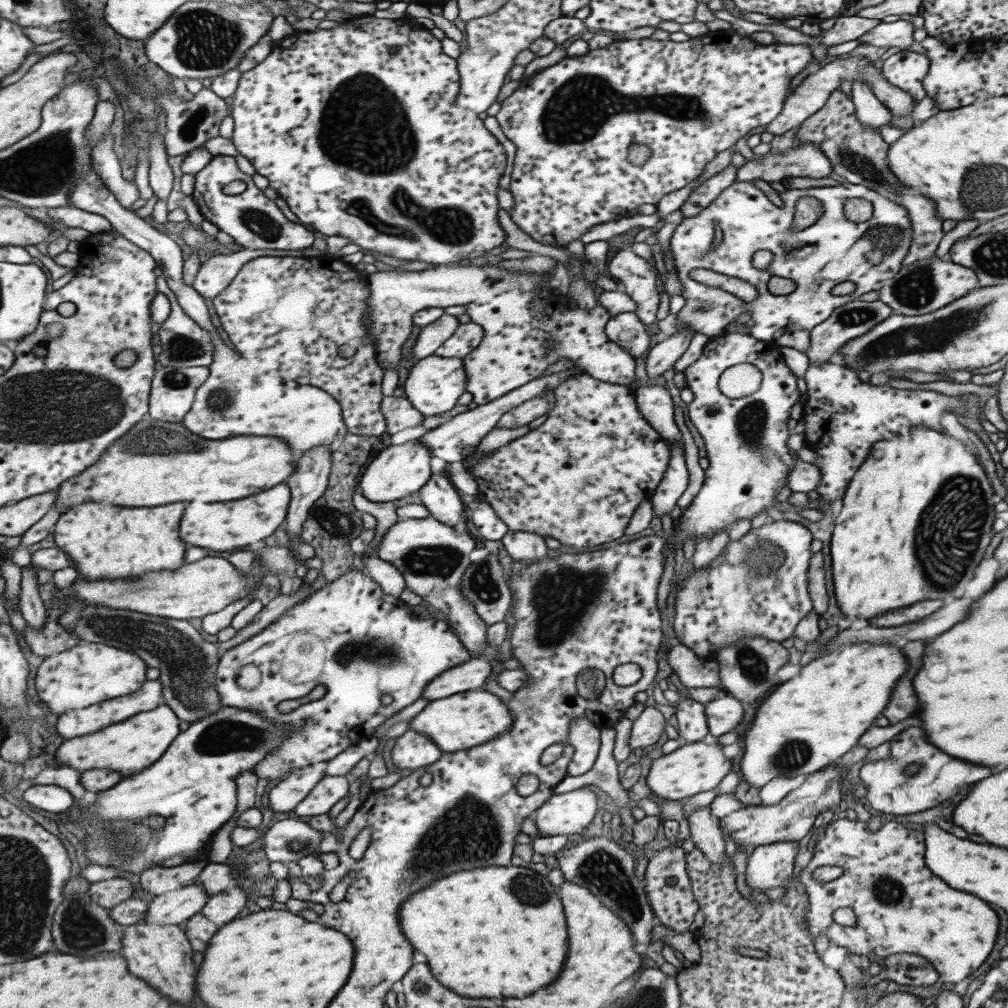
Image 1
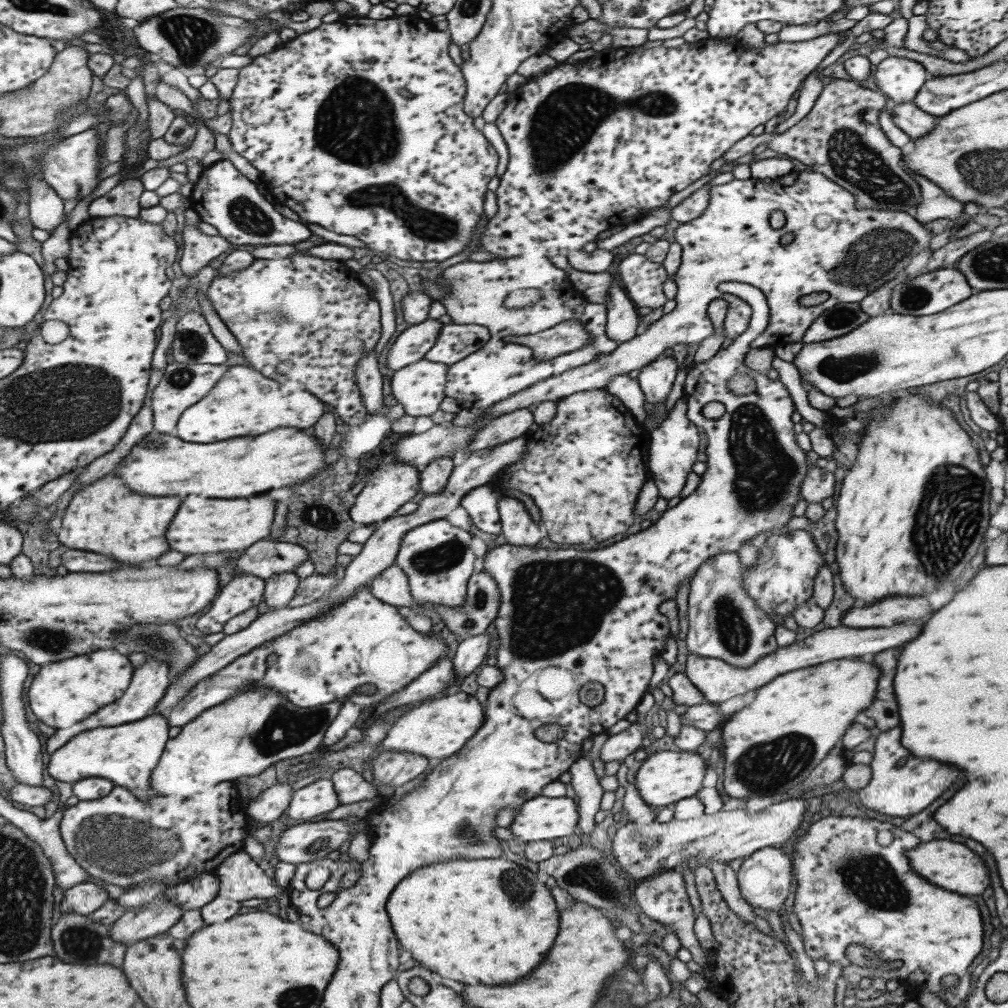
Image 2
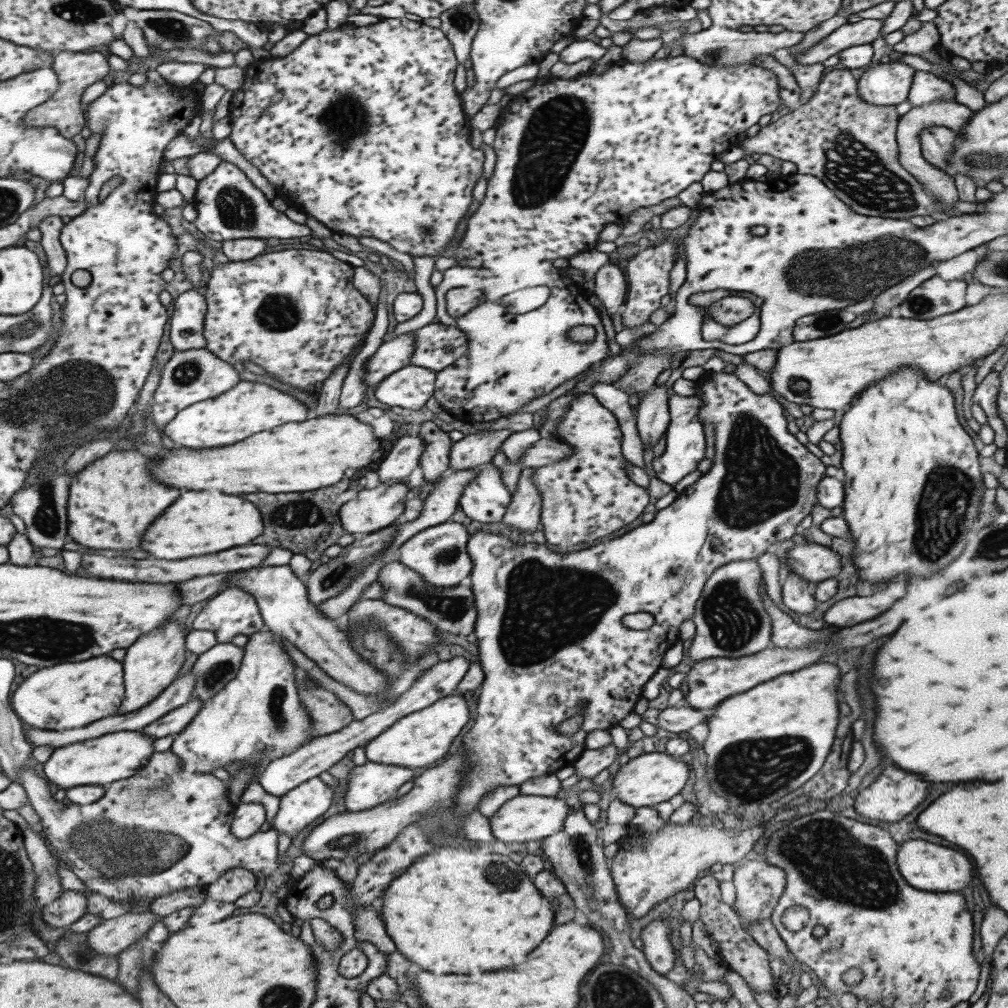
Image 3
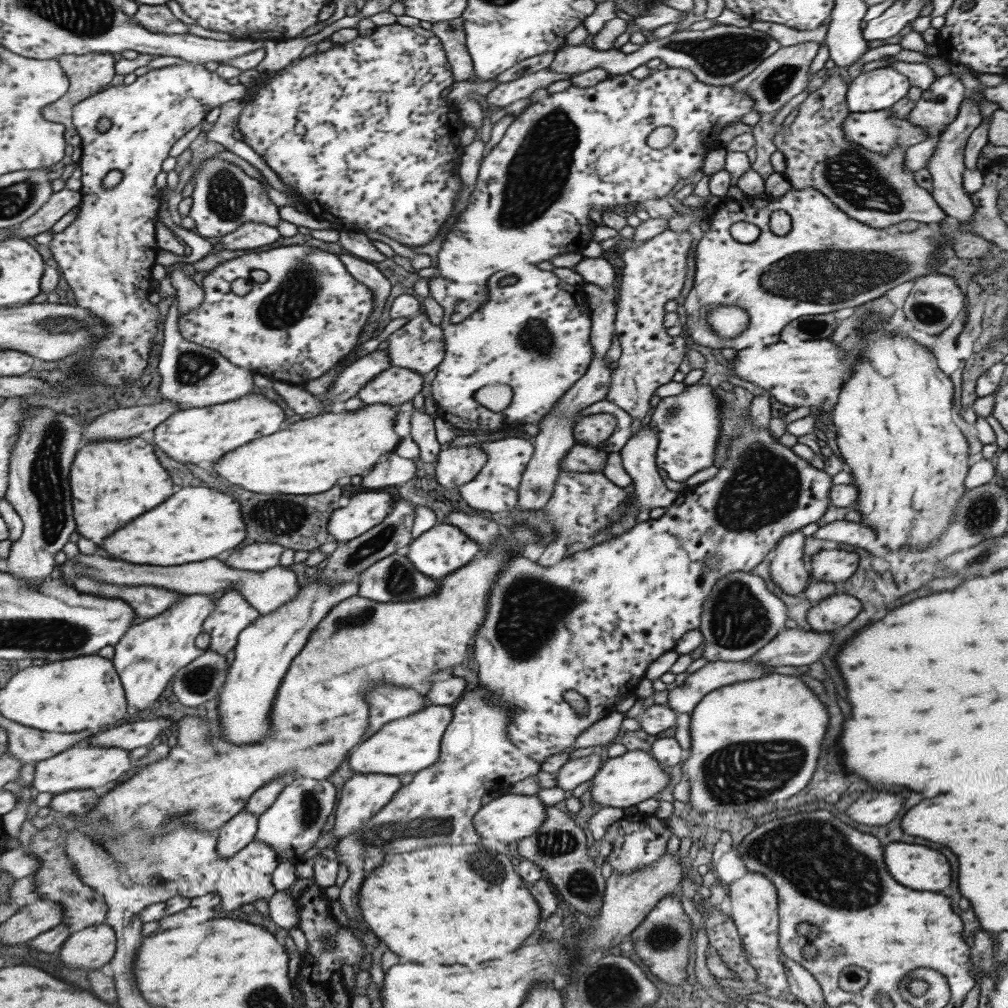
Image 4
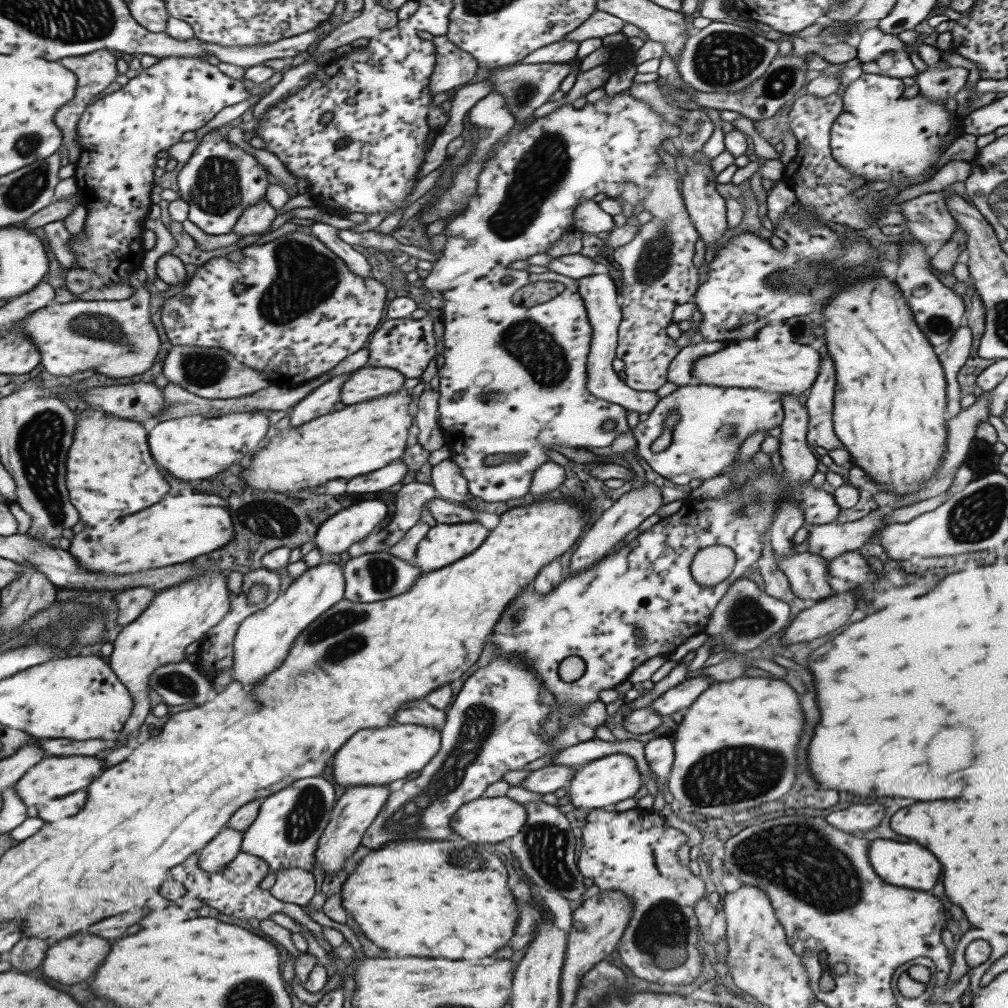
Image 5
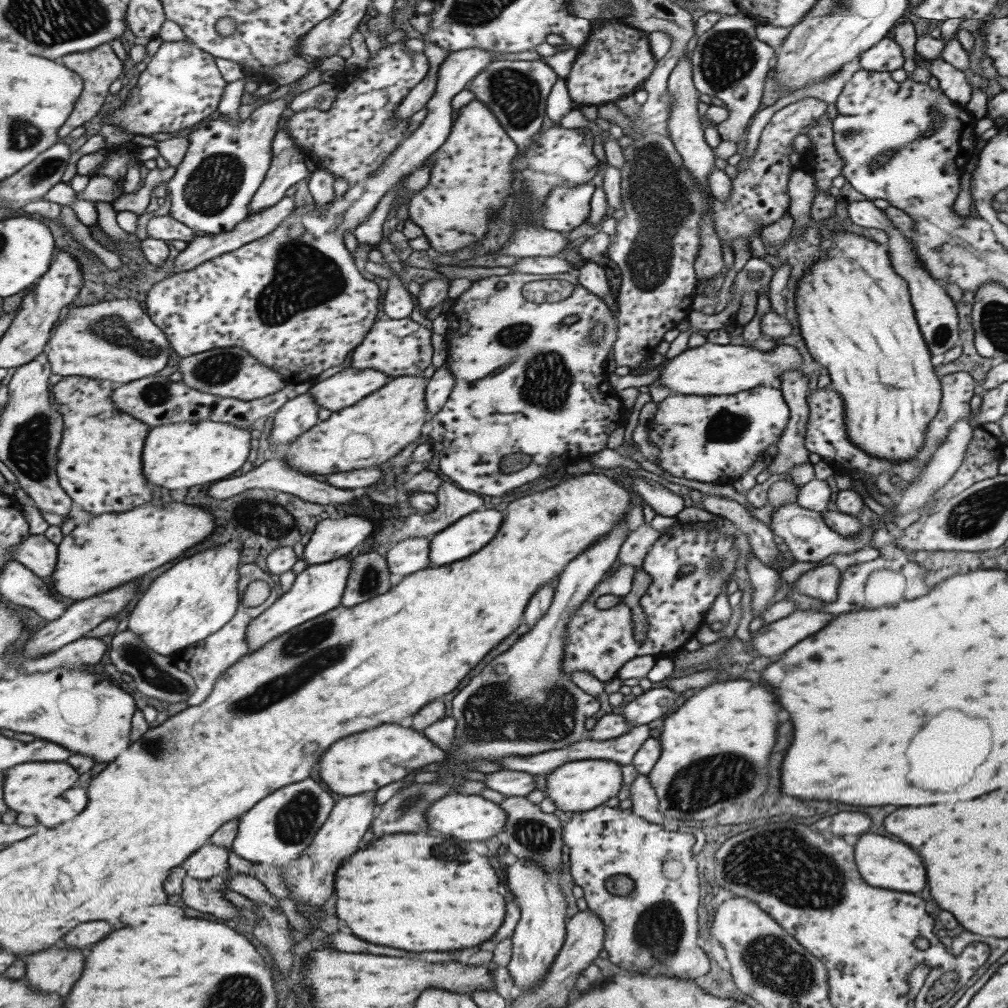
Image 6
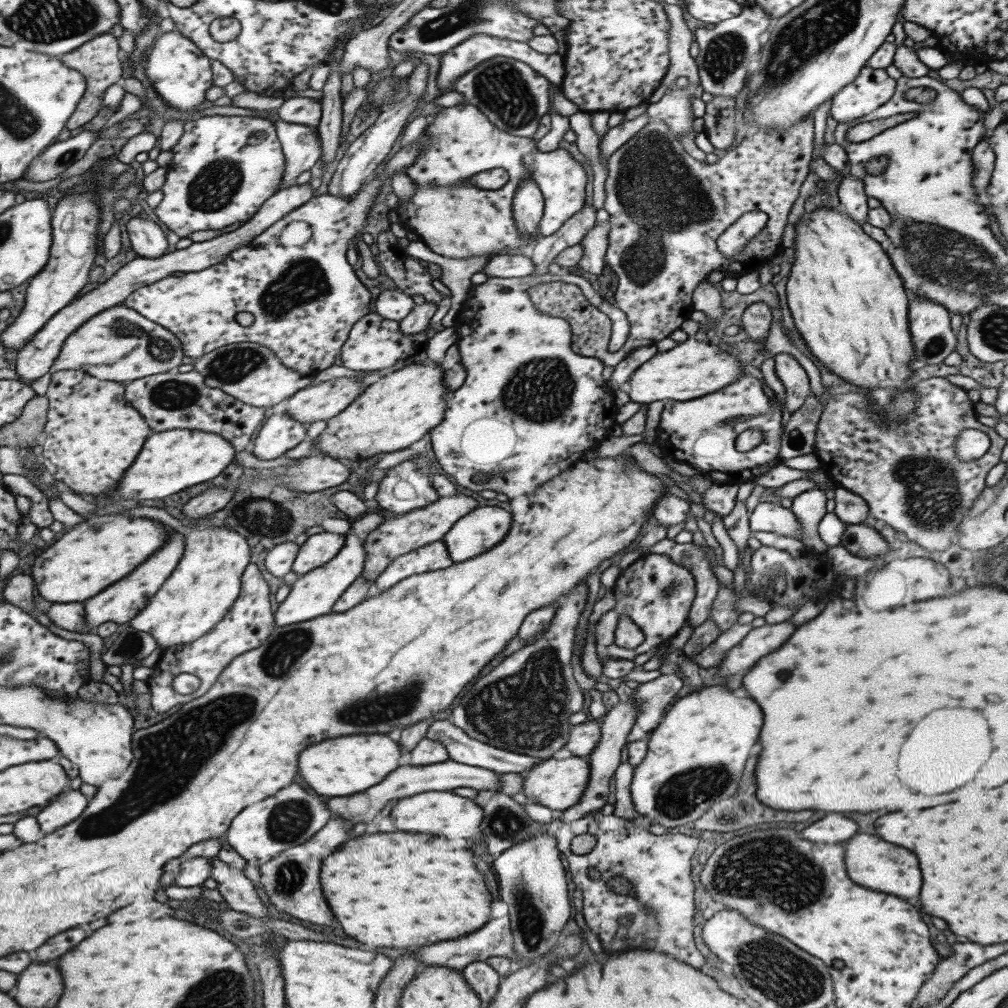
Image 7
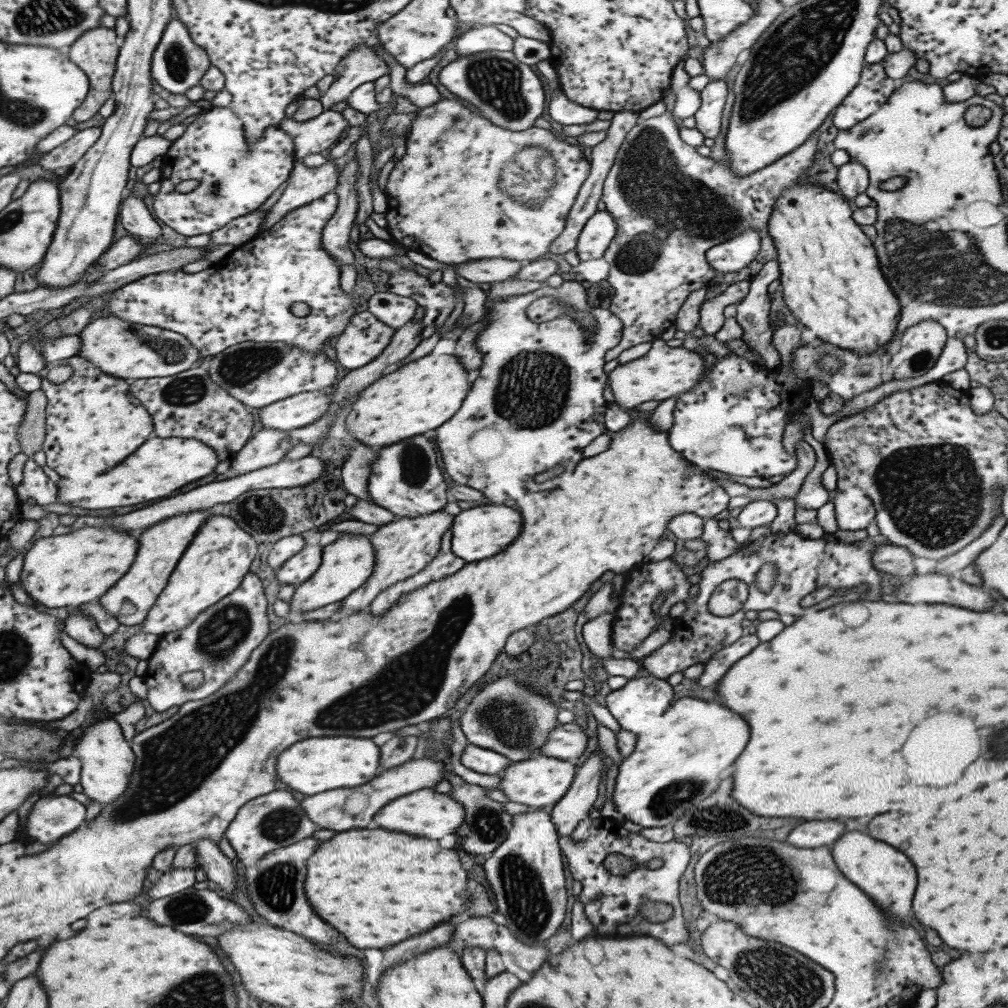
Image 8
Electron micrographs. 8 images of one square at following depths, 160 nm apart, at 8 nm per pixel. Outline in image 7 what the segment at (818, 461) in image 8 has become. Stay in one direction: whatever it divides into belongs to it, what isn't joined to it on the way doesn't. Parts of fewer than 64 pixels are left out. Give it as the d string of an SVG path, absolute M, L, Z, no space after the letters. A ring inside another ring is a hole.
M815 488L802 491L792 499L791 512L800 522L802 533L800 541L805 548L812 548L814 552L825 553L827 547L817 535L817 523L826 513L826 499L824 490Z

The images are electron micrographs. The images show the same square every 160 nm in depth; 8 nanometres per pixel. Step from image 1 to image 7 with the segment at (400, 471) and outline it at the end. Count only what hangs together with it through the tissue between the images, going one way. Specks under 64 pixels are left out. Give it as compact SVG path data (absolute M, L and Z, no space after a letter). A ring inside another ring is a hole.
M323 531L308 536L306 541L298 546L297 554L290 566L291 572L301 577L310 570L328 563L343 546L344 535Z

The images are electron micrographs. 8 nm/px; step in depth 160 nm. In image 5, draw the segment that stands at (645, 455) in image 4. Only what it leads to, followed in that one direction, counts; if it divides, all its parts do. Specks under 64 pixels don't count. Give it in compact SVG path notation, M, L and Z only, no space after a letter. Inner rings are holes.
M643 483L639 489L630 489L627 493L621 495L611 507L604 510L595 519L588 532L583 532L575 550L570 554L567 575L573 575L573 573L579 573L584 568L589 568L594 562L609 554L615 548L617 542L621 542L628 534L632 534L645 518L656 512L661 504L663 504L661 495L657 487L651 483Z

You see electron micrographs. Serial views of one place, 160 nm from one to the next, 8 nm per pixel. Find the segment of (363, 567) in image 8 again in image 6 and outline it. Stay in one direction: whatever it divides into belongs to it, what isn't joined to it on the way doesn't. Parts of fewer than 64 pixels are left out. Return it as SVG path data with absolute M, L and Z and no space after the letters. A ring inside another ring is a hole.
M354 553L336 558L329 562L308 565L300 574L295 576L291 587L279 596L262 614L259 614L253 621L249 621L245 633L248 653L263 648L273 638L279 638L281 634L299 626L303 622L327 613L329 610L340 606L340 598L345 589L345 582L352 563Z

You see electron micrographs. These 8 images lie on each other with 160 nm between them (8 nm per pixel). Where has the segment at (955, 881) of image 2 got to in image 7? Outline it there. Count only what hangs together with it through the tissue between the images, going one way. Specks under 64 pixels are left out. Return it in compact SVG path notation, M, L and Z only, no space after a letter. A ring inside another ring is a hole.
M857 834L847 840L843 862L845 862L847 876L863 888L893 894L899 898L913 898L919 894L921 872L915 854L911 854L909 850L903 850L899 846L893 846L869 834Z

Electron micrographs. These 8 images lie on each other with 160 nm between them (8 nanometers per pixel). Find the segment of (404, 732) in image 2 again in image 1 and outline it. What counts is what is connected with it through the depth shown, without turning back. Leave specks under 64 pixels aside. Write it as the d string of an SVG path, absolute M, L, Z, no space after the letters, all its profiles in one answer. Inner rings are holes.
M475 689L430 700L419 714L413 716L408 728L424 734L442 753L451 753L470 749L506 733L512 720L505 703L499 701L497 696L483 689Z

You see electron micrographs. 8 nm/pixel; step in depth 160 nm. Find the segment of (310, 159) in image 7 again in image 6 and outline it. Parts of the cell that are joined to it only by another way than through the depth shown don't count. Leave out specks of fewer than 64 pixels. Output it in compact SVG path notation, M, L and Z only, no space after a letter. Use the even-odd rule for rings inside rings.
M280 128L271 143L271 163L265 178L251 197L247 215L254 215L268 206L273 206L289 187L310 177L312 173L311 166L304 163L305 156L301 154L300 146L287 138L285 130Z

